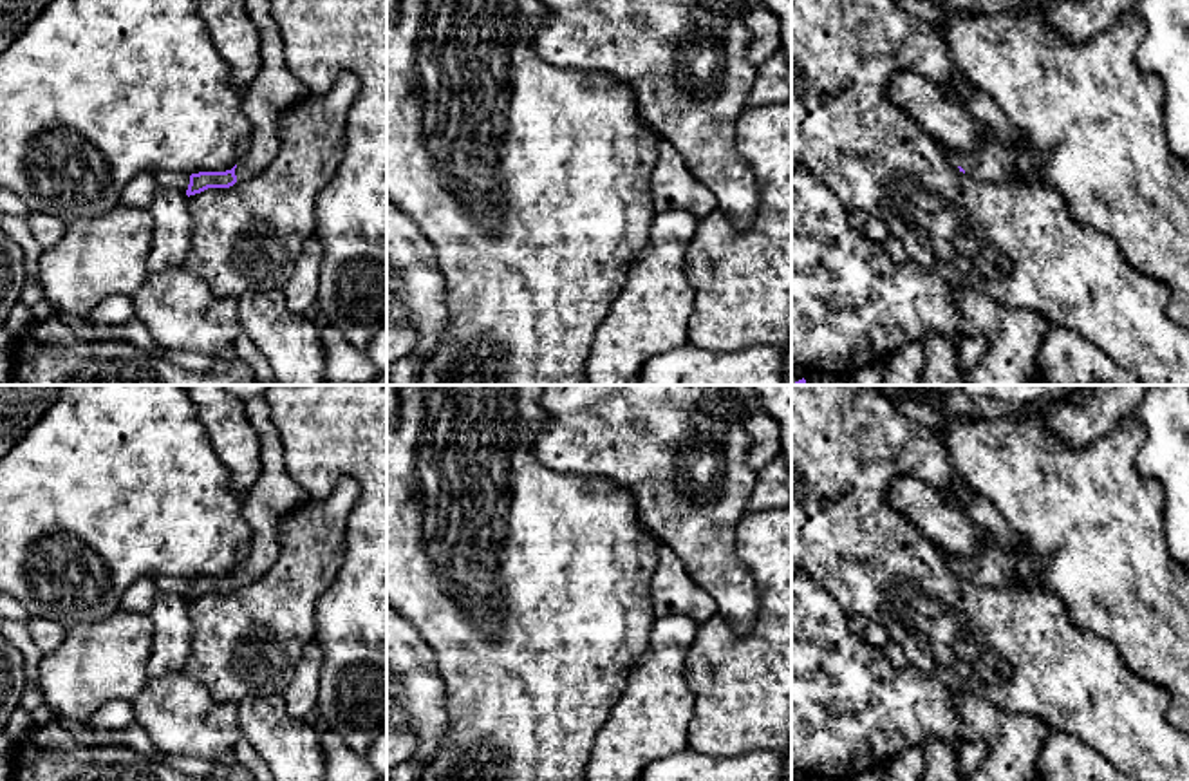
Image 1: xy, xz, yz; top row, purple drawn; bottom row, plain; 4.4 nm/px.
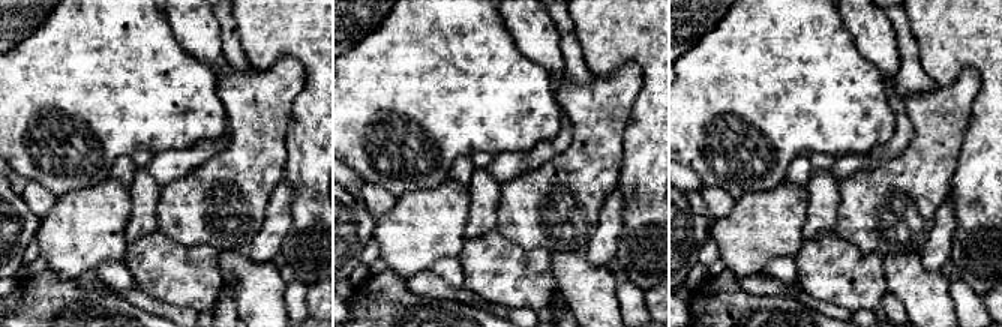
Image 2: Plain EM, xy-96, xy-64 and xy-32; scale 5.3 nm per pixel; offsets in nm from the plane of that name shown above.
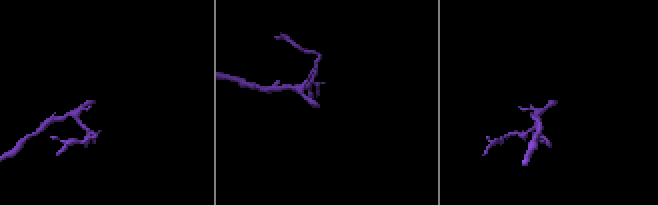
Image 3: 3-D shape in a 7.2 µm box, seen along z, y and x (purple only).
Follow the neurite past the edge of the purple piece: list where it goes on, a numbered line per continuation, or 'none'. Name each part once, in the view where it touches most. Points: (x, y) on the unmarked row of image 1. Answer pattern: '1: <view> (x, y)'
1: xy (275, 492)

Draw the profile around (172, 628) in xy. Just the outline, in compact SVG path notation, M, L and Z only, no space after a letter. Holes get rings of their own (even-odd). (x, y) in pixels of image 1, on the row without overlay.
M157 593L148 616L154 622L152 651L146 662L148 678L183 671L193 636L188 600L172 593Z

